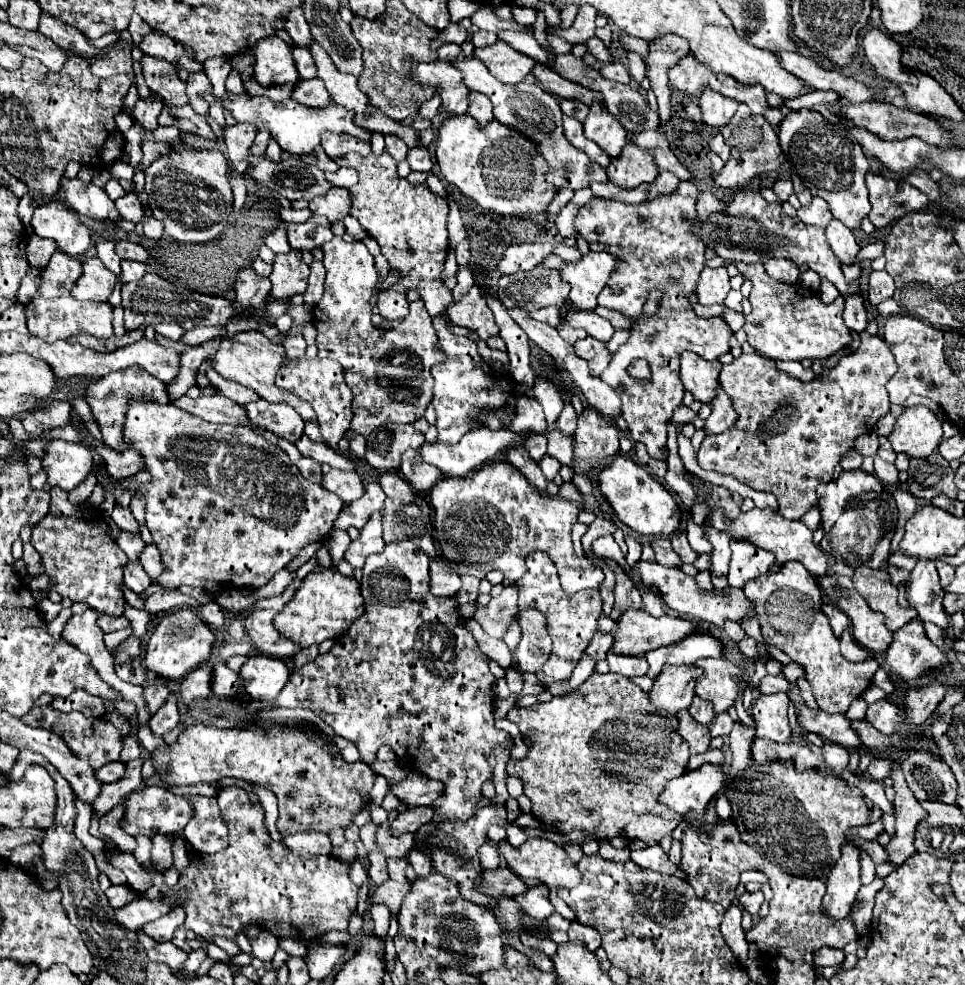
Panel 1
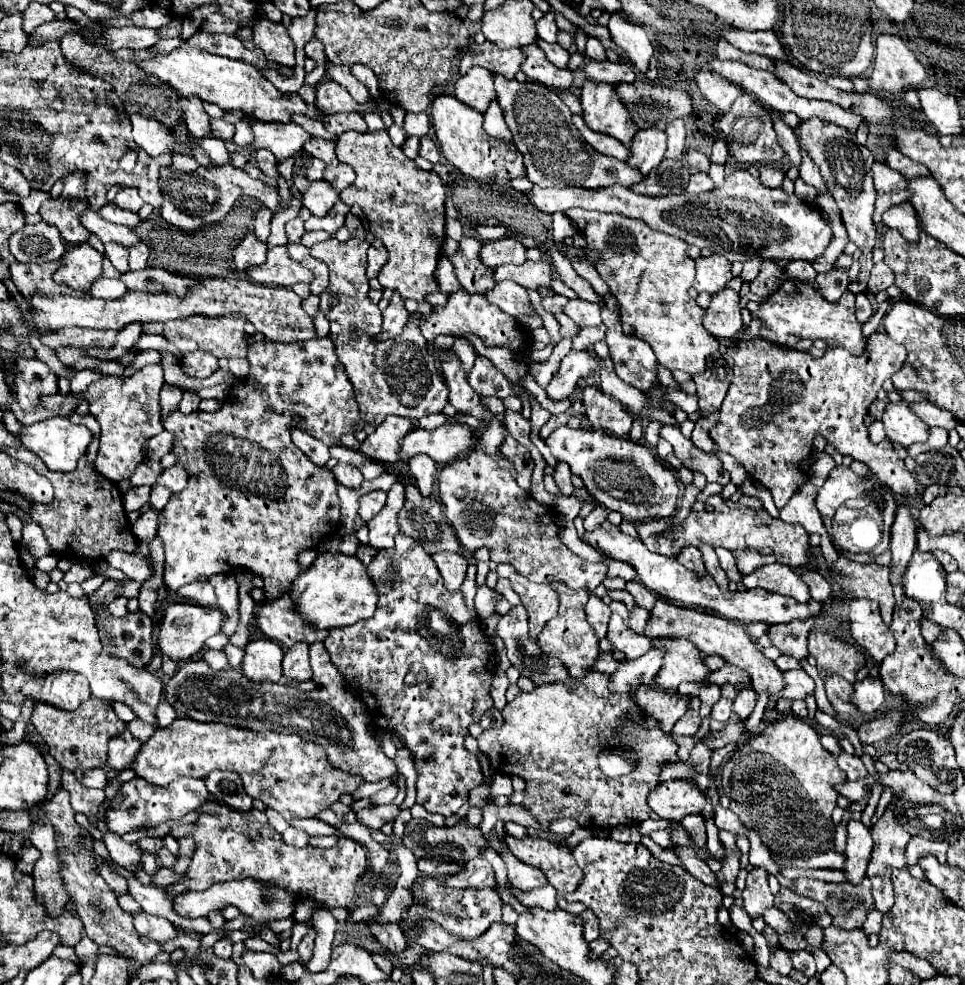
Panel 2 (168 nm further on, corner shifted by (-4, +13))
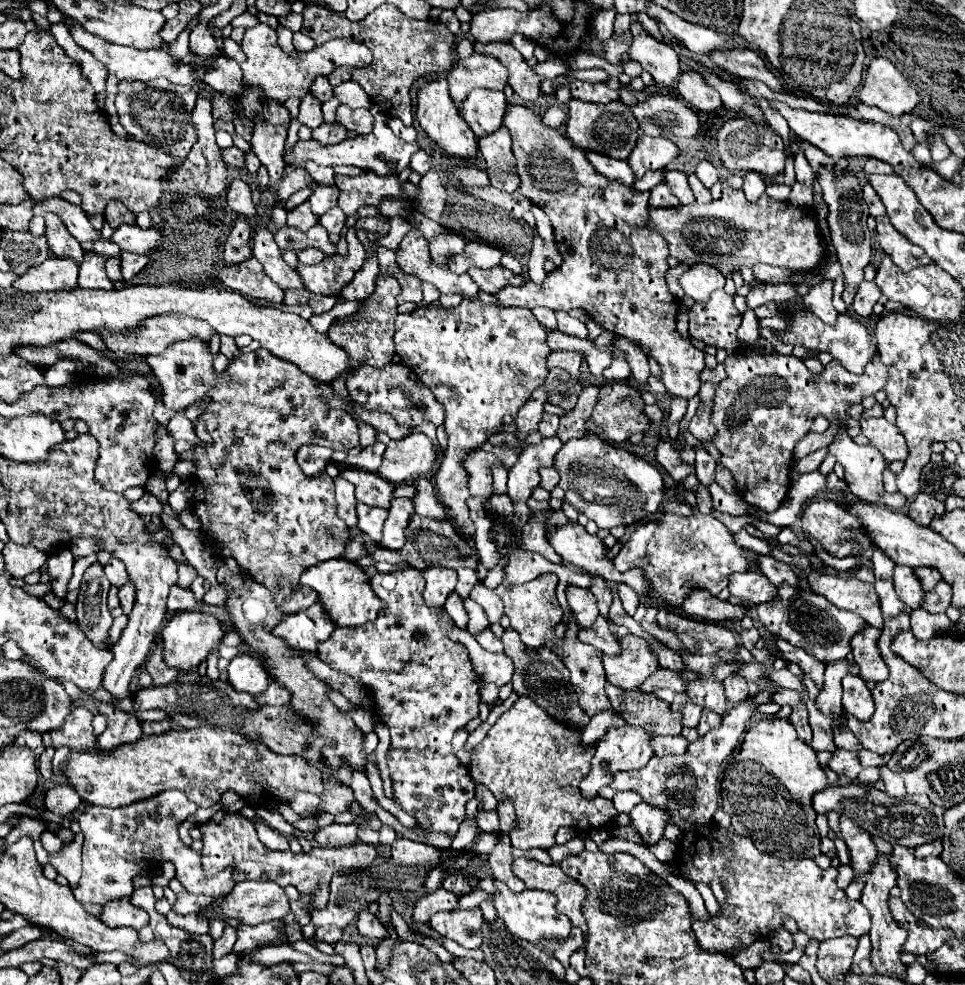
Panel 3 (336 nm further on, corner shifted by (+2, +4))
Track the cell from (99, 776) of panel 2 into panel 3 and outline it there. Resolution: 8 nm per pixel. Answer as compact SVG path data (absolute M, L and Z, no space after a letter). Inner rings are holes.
M67 784L49 788L45 792L45 798L43 798L43 808L53 812L53 814L57 814L57 816L71 814L79 804L81 804L79 794L71 786L67 786Z

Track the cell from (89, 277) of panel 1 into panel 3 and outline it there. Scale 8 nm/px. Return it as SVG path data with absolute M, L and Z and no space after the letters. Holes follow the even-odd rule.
M47 258L41 266L33 266L29 272L13 282L13 288L21 292L51 292L77 288L79 266L69 258Z

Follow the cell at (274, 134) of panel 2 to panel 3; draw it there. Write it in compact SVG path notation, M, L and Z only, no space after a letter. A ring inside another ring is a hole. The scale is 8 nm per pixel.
M373 104L369 109L374 118L373 132L365 134L365 136L353 136L345 142L339 142L335 146L321 146L315 140L299 140L295 144L295 148L285 156L287 164L303 164L303 162L315 162L319 166L357 166L361 170L371 170L377 176L385 176L385 174L393 174L397 176L401 170L405 170L409 166L409 158L419 150L419 144L409 144L403 142L401 138L397 138L391 128L385 124L385 114L379 110L377 104Z

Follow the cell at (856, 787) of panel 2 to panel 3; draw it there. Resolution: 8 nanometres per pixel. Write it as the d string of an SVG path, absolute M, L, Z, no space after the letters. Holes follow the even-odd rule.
M859 784L825 788L825 790L817 792L813 796L813 810L817 814L827 814L831 810L837 810L843 816L857 822L869 834L881 836L883 840L887 840L893 846L903 844L903 846L915 848L919 844L941 838L943 830L945 830L945 824L943 824L943 812L945 810L941 806L935 806L927 796L891 798L877 788L865 788L865 786L859 786Z

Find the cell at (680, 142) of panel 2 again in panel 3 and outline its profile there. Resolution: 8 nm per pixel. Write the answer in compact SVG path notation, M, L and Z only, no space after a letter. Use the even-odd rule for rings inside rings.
M657 170L657 172L651 172L651 174L645 174L641 180L635 180L635 184L631 186L631 190L639 190L639 192L649 192L653 186L657 186L661 182L661 174L663 170Z

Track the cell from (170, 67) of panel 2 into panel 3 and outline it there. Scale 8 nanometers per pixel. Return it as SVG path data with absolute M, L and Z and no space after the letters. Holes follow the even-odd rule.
M73 20L73 30L71 30L73 40L87 52L91 52L97 60L101 60L107 68L109 74L115 74L119 80L141 80L141 82L149 82L153 78L167 78L173 84L201 84L195 76L193 76L193 68L191 66L183 66L177 60L173 60L165 50L133 50L129 46L119 46L119 44L111 44L105 42L93 34L89 34L79 22Z

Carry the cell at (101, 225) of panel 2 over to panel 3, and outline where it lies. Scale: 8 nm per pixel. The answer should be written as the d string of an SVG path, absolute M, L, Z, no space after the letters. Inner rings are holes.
M47 198L47 200L41 200L41 202L35 202L35 208L33 208L33 214L35 216L43 216L45 212L57 212L61 222L65 224L65 228L69 230L69 234L77 240L77 242L85 242L85 240L99 240L101 238L101 232L97 232L87 216L83 214L83 210L79 206L73 206L69 204L67 200L63 198Z

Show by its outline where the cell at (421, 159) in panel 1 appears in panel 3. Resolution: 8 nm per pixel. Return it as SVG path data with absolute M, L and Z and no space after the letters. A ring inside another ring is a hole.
M419 150L417 154L413 154L413 158L411 158L411 170L413 172L423 176L423 174L429 172L429 168L431 168L431 164L429 164L429 154L427 152Z

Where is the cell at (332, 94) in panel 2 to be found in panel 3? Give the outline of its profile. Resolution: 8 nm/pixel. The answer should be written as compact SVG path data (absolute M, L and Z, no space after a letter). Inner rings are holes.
M339 106L337 122L355 134L369 134L373 130L373 116L369 110L351 110L347 106Z

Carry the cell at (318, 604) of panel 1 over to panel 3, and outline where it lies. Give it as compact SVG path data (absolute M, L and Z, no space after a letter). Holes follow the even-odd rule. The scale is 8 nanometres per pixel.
M333 558L319 562L301 576L301 582L311 586L319 594L319 602L323 604L323 608L329 612L337 626L363 626L367 622L373 622L381 608L381 602L371 588L371 580L365 574L365 568L353 560Z

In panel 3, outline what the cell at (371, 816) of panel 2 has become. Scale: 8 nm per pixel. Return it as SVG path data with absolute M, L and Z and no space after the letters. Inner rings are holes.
M331 824L315 832L317 846L333 846L333 848L353 844L355 836L357 836L357 826L353 824Z

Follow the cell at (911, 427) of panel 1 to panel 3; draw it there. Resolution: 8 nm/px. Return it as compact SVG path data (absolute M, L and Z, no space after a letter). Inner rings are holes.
M885 418L861 420L861 434L869 438L869 442L881 452L883 458L887 458L887 462L905 460L907 456L905 438L897 430L897 426L887 422Z

